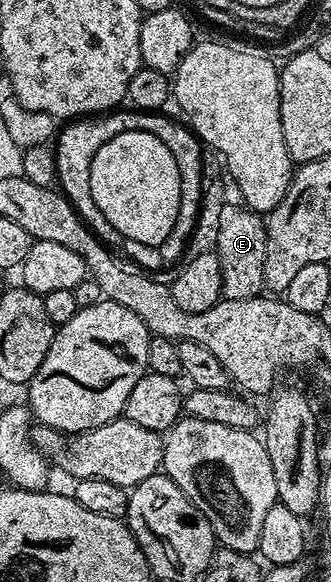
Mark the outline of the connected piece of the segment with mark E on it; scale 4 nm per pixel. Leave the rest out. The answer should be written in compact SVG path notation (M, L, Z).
M225 203L218 217L216 257L222 266L222 297L225 300L254 298L265 291L266 238L268 229L261 213L252 211L243 203Z

